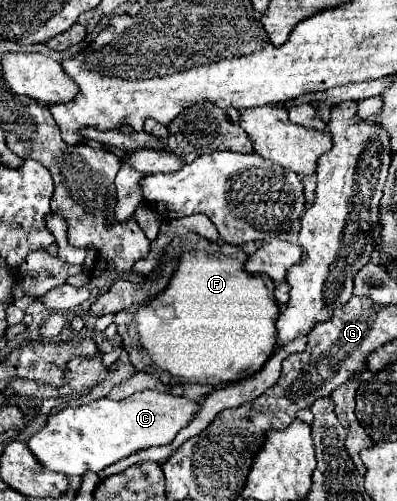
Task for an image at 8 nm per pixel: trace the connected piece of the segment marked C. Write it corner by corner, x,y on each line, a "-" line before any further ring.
140,391
122,401
104,397
92,401
90,405
66,407
52,413
46,425
30,437
28,449
48,471
58,471
64,475
84,475
86,471
98,473
140,449
170,443
176,433
188,425
196,409
196,401
160,391

